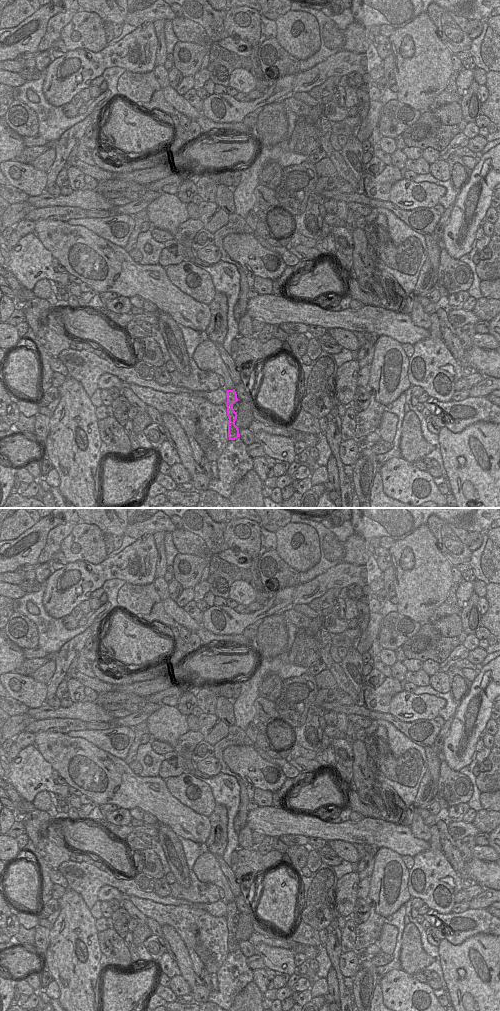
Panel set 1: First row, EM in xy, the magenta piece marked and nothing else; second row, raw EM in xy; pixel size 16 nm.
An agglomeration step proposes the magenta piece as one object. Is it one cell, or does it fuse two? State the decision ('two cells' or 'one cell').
two cells

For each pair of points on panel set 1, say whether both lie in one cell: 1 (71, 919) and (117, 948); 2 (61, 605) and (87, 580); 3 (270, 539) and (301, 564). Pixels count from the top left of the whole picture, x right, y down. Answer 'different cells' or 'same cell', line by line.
1: different cells
2: same cell
3: different cells

